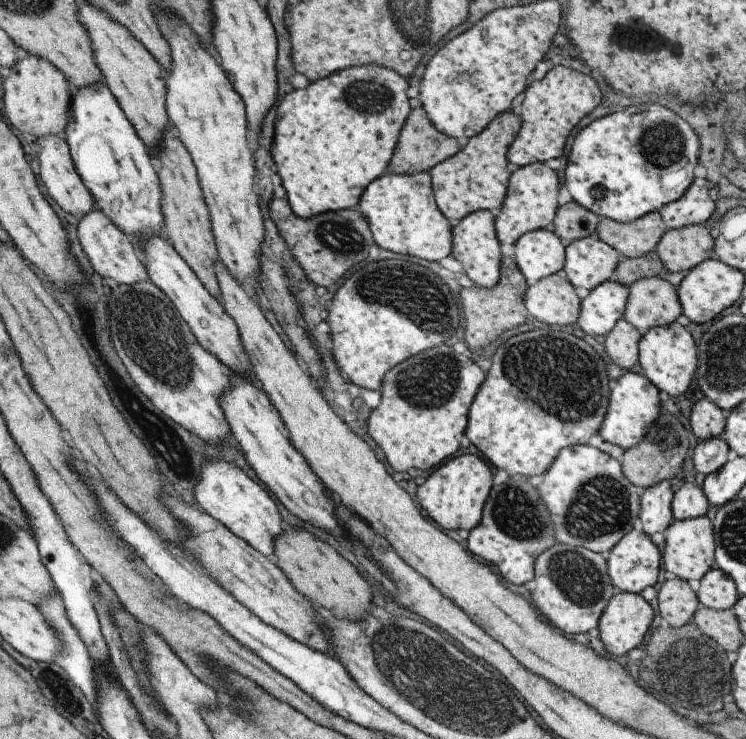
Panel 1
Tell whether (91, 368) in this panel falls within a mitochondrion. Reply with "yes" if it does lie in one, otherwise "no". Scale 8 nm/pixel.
no

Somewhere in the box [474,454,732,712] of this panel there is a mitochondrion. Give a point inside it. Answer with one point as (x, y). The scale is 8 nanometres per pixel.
(683, 662)

